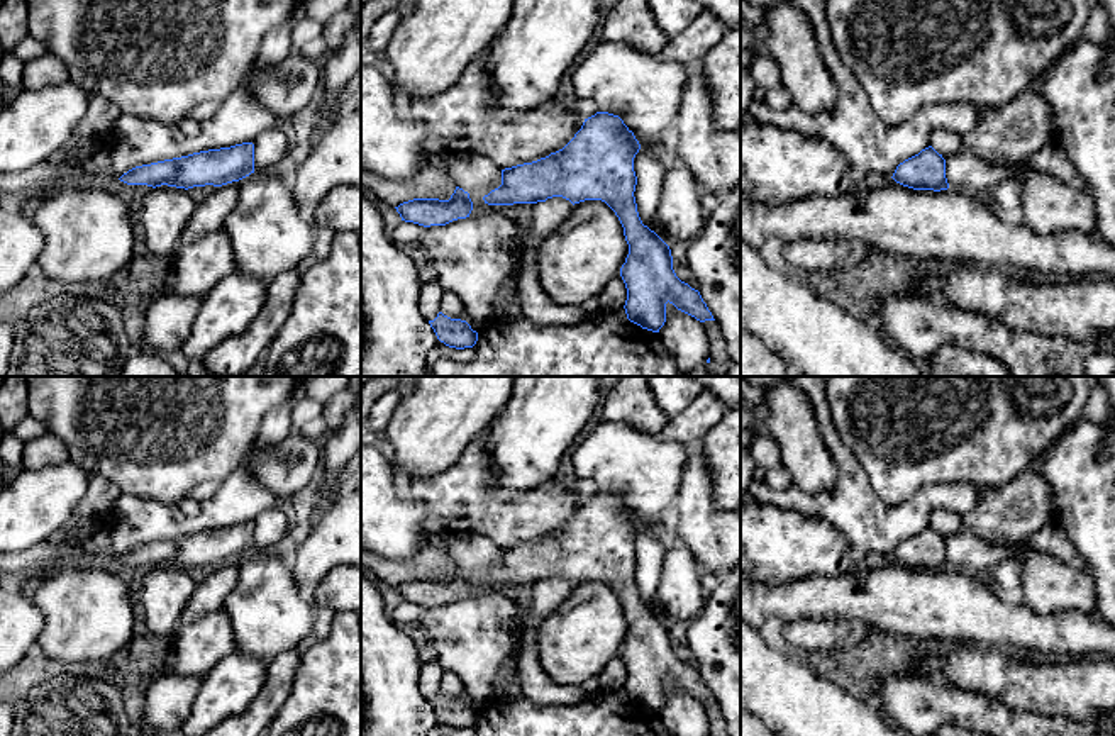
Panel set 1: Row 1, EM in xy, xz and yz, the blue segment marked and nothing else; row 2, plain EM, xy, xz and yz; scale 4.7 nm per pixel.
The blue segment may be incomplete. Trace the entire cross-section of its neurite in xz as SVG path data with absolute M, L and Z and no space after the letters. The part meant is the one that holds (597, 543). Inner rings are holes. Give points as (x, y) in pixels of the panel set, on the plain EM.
M596 492L585 499L563 529L502 549L502 565L483 580L488 585L537 583L552 577L573 585L605 582L619 597L629 624L620 648L627 668L627 699L659 712L669 682L700 702L715 700L700 672L676 656L669 626L639 597L634 577L634 538L639 529L639 521L619 495Z

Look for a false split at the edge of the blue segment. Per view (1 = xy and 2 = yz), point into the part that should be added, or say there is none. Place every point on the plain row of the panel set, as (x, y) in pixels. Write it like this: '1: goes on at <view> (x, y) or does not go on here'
1: does not go on here
2: does not go on here

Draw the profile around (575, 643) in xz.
M585 580L539 624L539 663L554 683L581 685L620 655L627 634L615 592L602 580Z

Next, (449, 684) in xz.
M444 672L441 677L441 692L451 699L461 699L464 687L456 675Z

